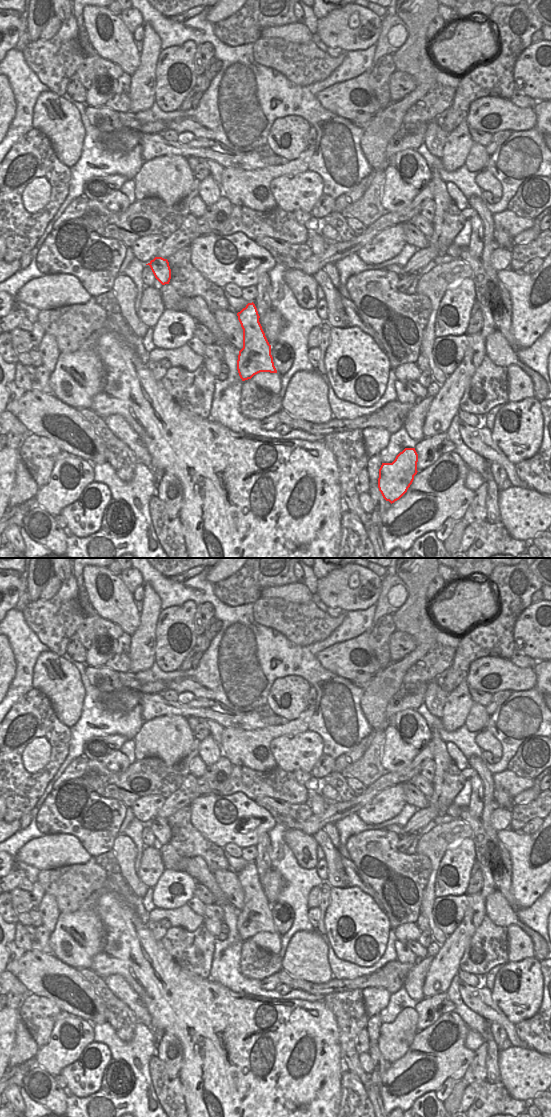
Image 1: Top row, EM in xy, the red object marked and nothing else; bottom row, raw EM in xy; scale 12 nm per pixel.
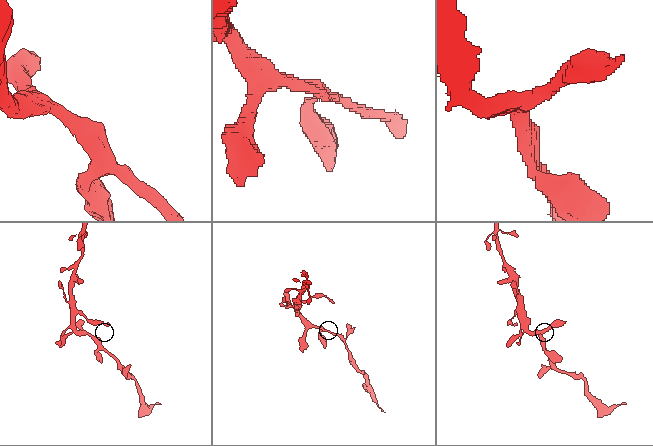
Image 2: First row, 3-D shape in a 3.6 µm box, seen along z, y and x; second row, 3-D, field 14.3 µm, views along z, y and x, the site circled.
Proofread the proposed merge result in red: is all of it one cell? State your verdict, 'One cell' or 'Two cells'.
One cell.

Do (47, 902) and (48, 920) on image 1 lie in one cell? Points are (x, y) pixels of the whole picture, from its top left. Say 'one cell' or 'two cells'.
one cell

